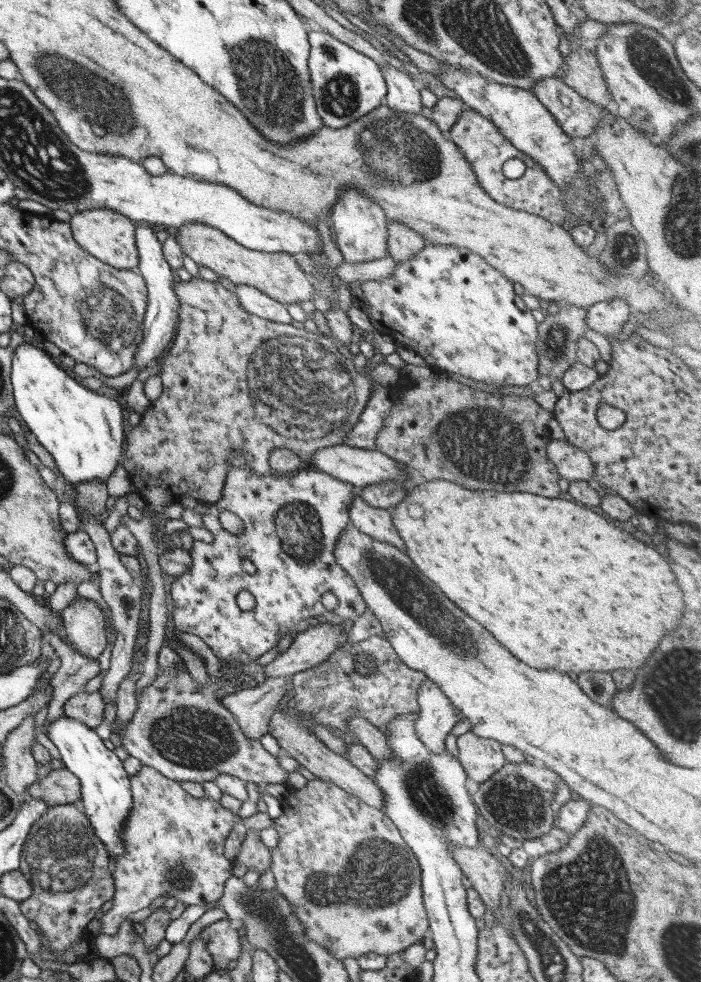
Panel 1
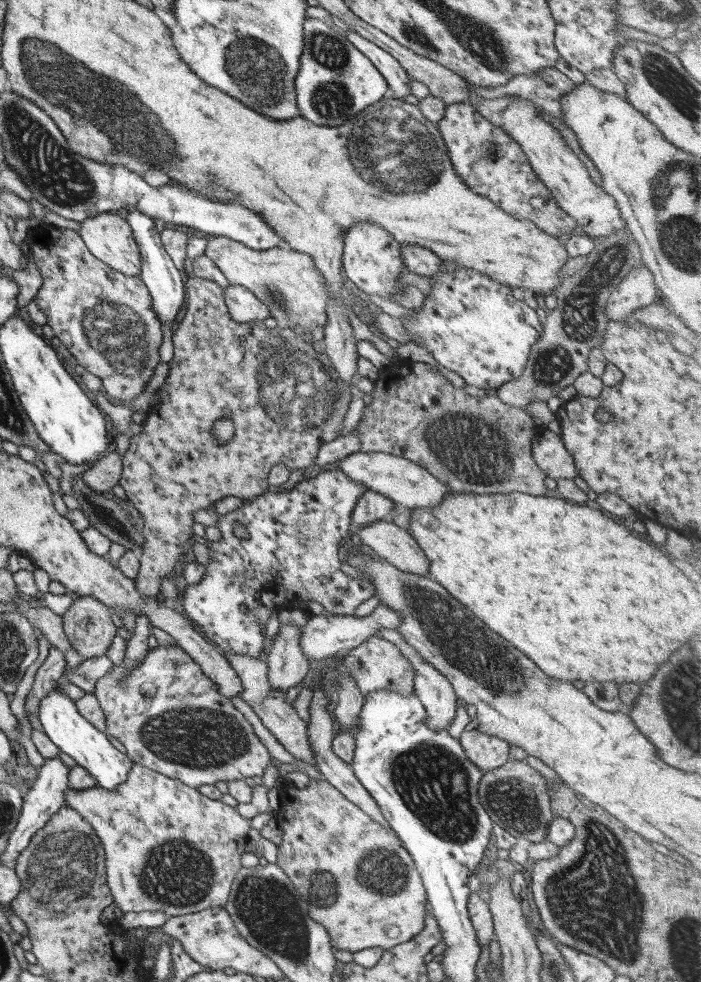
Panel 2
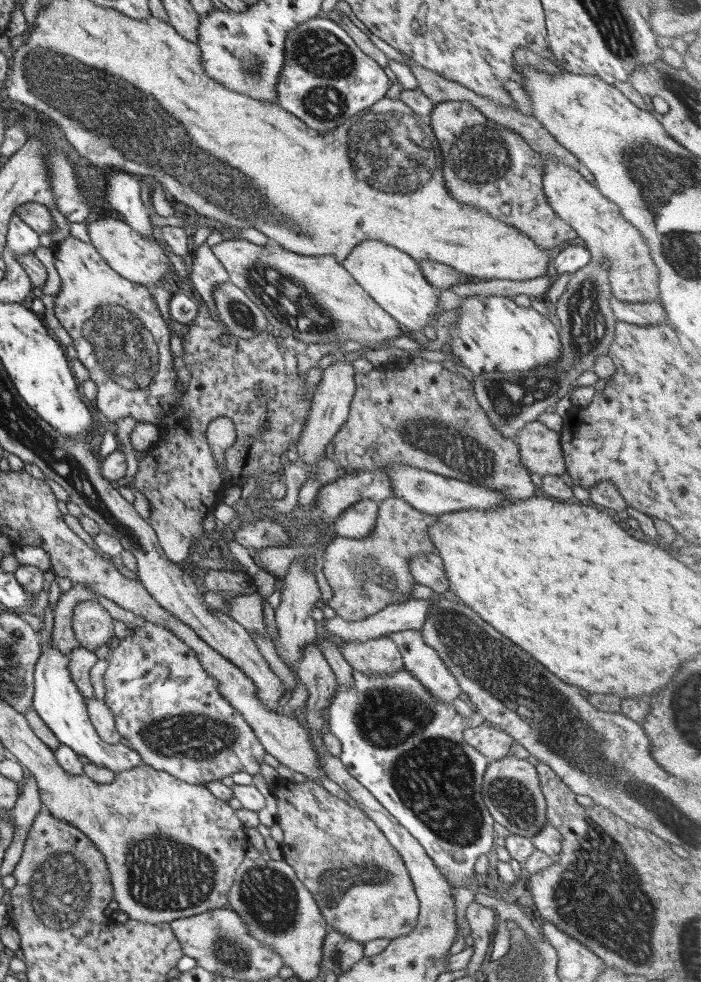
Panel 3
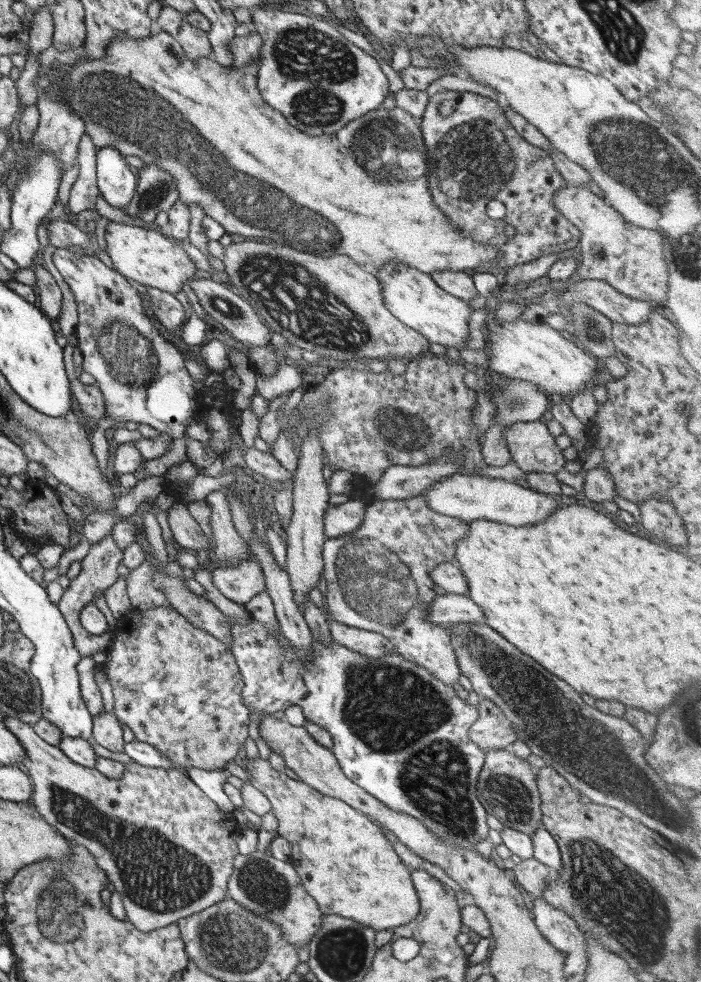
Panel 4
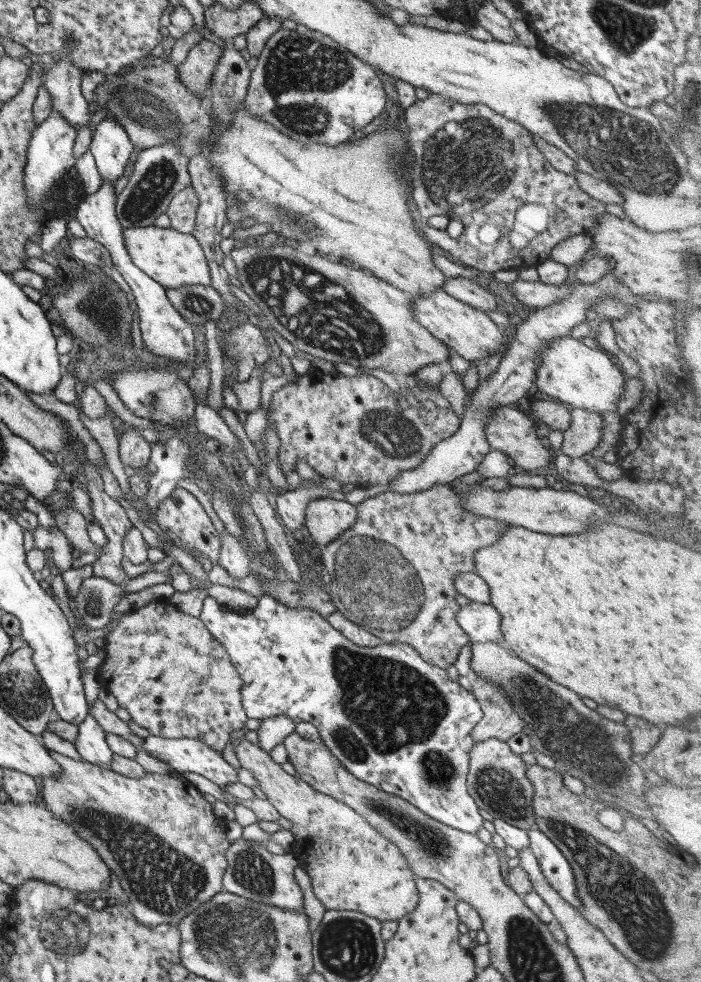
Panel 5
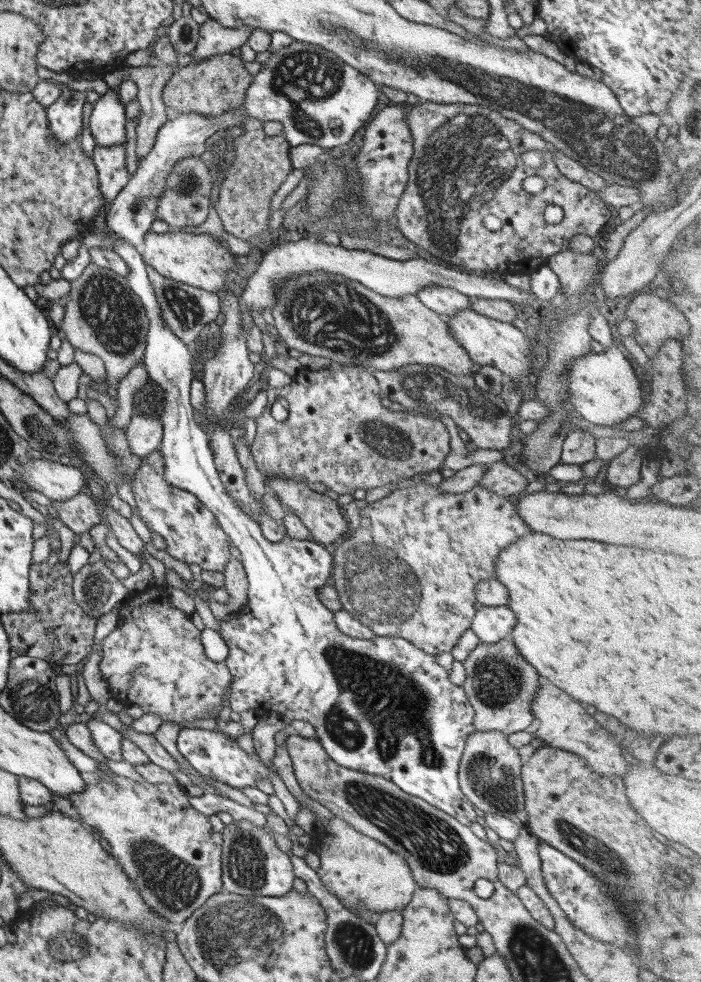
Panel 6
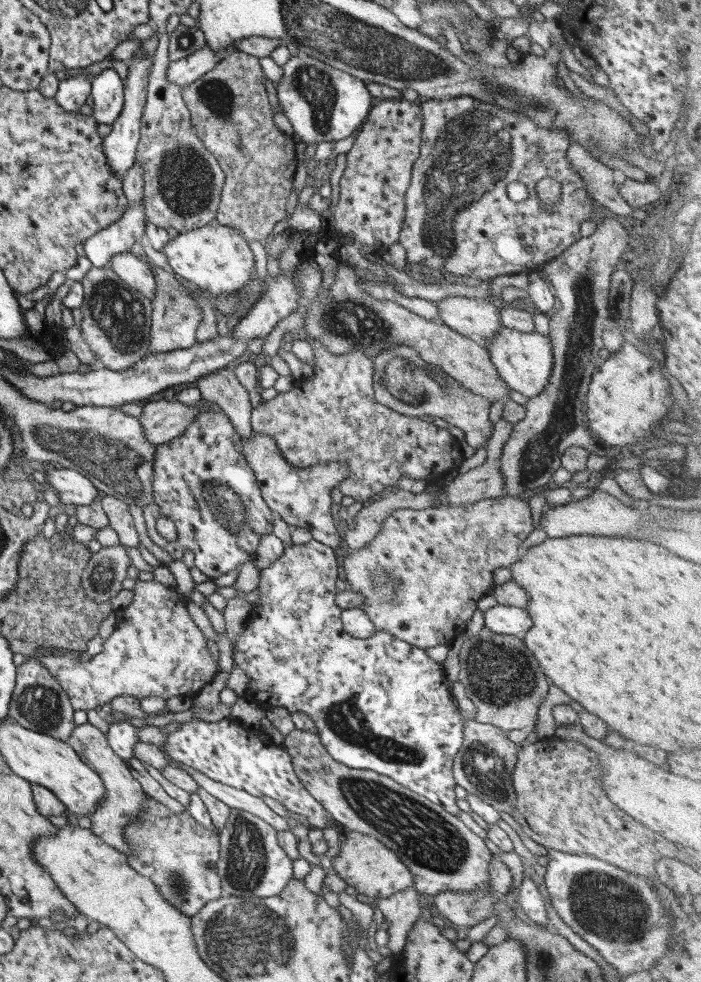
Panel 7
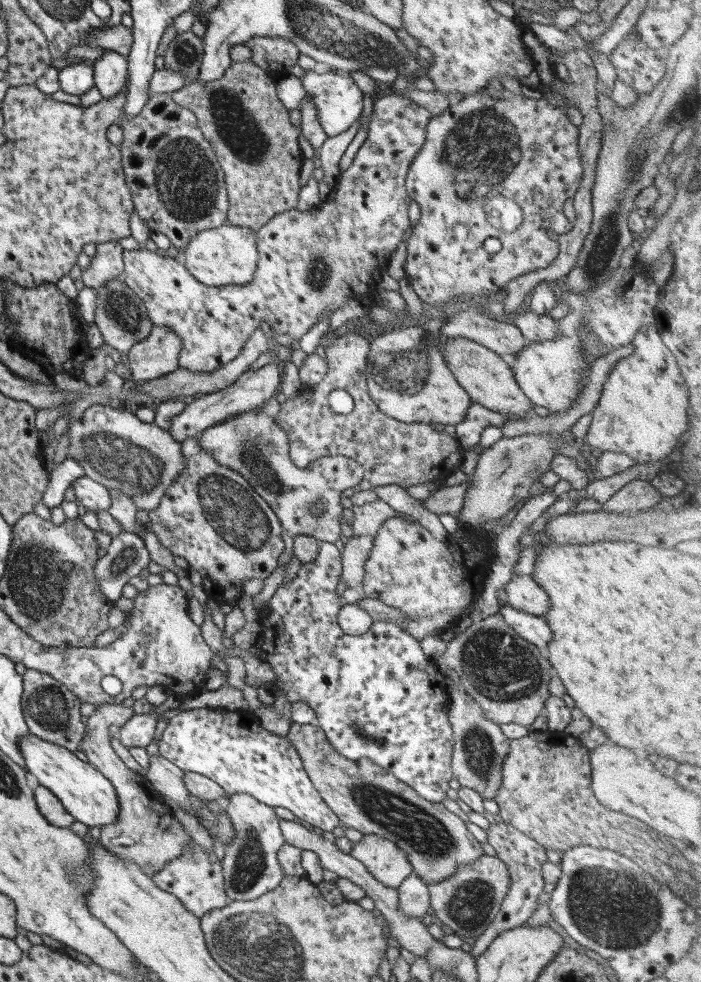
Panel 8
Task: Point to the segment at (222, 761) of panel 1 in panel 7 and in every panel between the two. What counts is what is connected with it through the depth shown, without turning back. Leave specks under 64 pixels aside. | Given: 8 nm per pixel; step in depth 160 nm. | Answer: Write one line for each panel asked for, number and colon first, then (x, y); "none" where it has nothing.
2: (169, 717)
3: (164, 704)
4: (177, 688)
5: (174, 679)
6: (154, 658)
7: (155, 649)

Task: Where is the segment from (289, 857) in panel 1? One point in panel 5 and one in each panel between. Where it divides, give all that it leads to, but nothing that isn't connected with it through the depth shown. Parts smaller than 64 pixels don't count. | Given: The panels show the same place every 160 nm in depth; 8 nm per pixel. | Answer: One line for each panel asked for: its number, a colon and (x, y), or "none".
2: (325, 838)
3: (362, 889)
4: (344, 862)
5: (352, 868)

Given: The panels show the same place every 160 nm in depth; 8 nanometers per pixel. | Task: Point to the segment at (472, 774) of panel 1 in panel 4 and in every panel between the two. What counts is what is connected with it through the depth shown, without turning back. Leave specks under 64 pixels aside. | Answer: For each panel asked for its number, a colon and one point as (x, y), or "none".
2: (486, 752)
3: (493, 744)
4: (491, 730)

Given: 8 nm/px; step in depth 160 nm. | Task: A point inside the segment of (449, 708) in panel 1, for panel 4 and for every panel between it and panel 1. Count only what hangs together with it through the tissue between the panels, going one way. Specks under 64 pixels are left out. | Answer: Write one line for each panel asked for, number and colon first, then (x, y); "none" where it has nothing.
2: (434, 691)
3: (418, 658)
4: (376, 577)

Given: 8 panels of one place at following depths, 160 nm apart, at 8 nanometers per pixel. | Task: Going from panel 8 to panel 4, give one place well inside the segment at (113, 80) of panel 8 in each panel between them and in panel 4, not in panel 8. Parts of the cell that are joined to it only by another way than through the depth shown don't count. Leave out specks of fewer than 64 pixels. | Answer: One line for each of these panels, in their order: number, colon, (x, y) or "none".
4: (115, 180)
5: (110, 147)
6: (105, 118)
7: (106, 87)

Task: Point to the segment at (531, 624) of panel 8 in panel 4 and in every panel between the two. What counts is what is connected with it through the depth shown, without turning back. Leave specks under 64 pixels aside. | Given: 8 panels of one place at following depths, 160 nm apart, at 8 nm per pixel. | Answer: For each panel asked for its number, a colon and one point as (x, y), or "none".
4: (450, 608)
5: (481, 622)
6: (490, 624)
7: (510, 620)

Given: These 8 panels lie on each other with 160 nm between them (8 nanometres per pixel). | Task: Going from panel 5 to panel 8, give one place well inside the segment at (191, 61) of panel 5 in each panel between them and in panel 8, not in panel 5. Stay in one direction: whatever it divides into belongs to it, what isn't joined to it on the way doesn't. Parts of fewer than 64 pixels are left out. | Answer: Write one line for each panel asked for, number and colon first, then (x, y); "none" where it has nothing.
6: (214, 85)
7: (228, 108)
8: (255, 144)

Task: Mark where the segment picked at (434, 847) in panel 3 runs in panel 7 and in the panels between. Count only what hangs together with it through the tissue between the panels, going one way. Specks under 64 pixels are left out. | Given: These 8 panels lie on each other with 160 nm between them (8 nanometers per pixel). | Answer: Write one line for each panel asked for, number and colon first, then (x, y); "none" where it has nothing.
4: (397, 732)
5: (393, 720)
6: (383, 707)
7: (381, 704)

